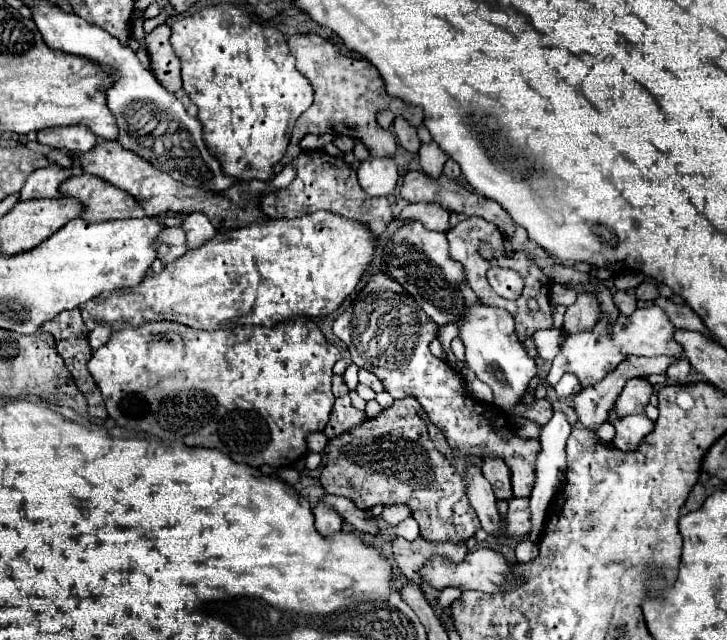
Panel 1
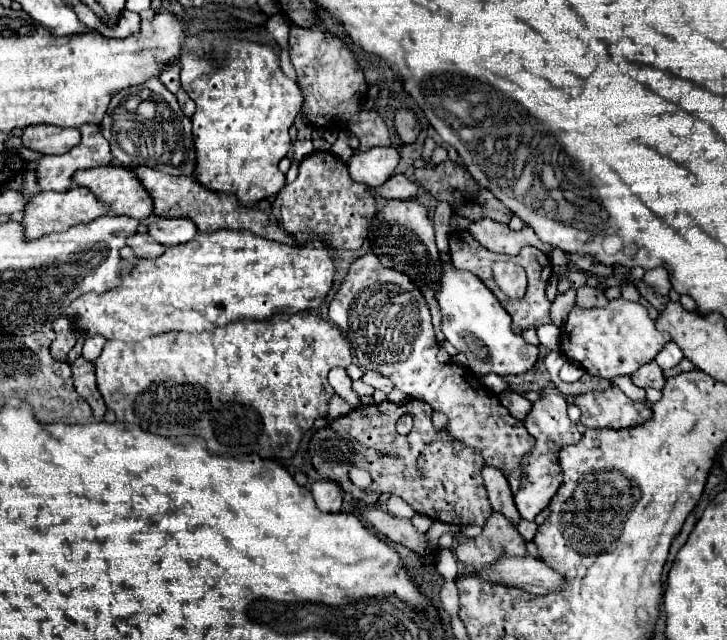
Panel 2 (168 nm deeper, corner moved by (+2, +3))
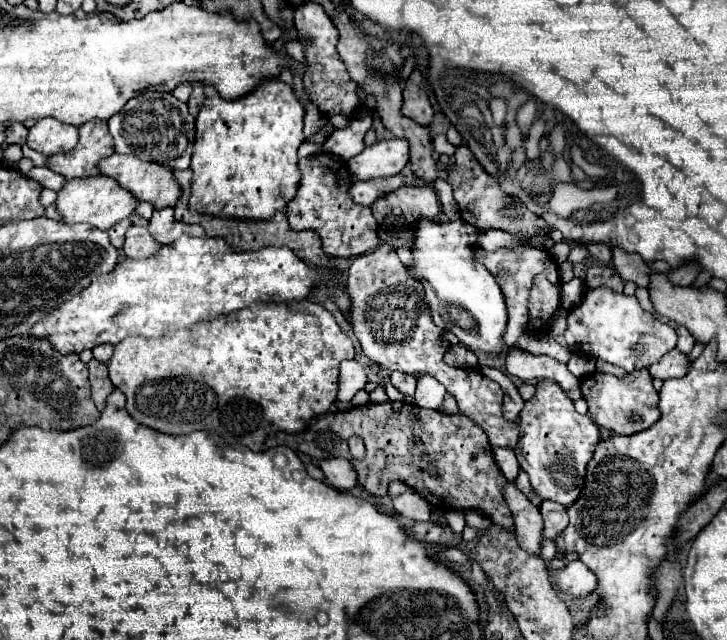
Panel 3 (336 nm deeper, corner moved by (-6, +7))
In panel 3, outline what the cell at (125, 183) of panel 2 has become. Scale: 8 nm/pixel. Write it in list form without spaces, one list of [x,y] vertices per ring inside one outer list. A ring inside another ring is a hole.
[[[113,154],[109,156],[107,160],[101,160],[99,162],[99,172],[117,180],[121,188],[129,190],[139,202],[149,202],[153,204],[155,210],[161,210],[161,208],[167,208],[167,206],[173,206],[179,196],[181,196],[181,188],[179,184],[175,182],[173,174],[169,168],[165,166],[159,166],[159,164],[151,164],[151,162],[143,162],[135,156],[121,156],[121,154]]]

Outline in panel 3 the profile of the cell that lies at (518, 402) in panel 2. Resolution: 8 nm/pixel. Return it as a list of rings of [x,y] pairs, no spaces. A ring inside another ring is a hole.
[[[479,366],[479,370],[481,370],[481,374],[483,376],[487,376],[487,378],[491,378],[491,380],[495,380],[501,388],[503,388],[503,392],[505,392],[505,402],[503,402],[503,414],[507,416],[507,420],[517,420],[519,418],[519,412],[521,412],[521,408],[523,408],[523,398],[519,396],[519,392],[517,392],[517,388],[515,388],[515,384],[503,374],[503,372],[499,372],[499,370],[495,370],[495,368],[489,368],[489,366]]]

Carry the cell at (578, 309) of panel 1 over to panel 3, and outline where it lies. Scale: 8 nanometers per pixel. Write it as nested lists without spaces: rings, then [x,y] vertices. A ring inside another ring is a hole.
[[[591,266],[585,276],[585,284],[589,288],[599,288],[607,286],[613,292],[623,292],[623,280],[611,266]]]

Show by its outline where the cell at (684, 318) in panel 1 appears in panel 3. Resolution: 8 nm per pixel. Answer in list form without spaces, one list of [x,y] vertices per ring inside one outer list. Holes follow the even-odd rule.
[[[613,248],[613,266],[617,268],[623,280],[635,282],[637,286],[649,288],[649,266],[641,260],[639,254],[629,254],[621,248]]]

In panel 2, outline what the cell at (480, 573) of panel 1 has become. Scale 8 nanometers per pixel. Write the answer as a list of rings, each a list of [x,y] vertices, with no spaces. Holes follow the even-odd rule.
[[[501,556],[495,562],[495,566],[479,572],[479,576],[483,576],[485,580],[489,578],[497,584],[521,588],[535,596],[545,596],[549,592],[557,592],[565,584],[565,578],[559,572],[555,572],[545,562],[535,560],[531,556],[525,556],[525,558]]]

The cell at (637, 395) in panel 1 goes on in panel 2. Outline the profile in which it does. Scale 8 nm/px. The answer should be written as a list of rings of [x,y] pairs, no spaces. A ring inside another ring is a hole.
[[[649,362],[647,366],[639,368],[639,372],[635,372],[631,376],[633,384],[639,386],[639,388],[657,388],[661,390],[665,386],[665,376],[663,376],[663,370],[655,364],[655,362]]]

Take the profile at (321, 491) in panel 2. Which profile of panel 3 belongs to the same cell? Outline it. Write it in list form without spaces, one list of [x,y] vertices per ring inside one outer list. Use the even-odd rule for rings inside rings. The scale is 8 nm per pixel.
[[[323,460],[321,470],[325,474],[327,484],[333,486],[337,492],[349,492],[357,484],[357,472],[349,460]]]

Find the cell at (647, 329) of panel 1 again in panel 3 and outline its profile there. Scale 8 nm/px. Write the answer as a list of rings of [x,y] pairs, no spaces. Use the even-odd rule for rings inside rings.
[[[587,288],[583,300],[569,312],[565,342],[567,342],[569,350],[575,354],[587,354],[587,356],[605,360],[609,364],[615,364],[615,366],[623,368],[625,372],[633,372],[639,368],[649,368],[651,364],[659,362],[669,350],[673,350],[677,344],[677,332],[673,326],[655,320],[647,310],[643,310],[635,296],[615,294],[609,288]]]

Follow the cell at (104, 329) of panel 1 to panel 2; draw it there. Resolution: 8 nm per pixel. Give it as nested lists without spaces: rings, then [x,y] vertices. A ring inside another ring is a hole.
[[[93,336],[93,338],[87,338],[85,340],[85,346],[83,346],[83,358],[89,360],[89,362],[95,362],[103,350],[103,344],[105,344],[105,338],[103,336]]]

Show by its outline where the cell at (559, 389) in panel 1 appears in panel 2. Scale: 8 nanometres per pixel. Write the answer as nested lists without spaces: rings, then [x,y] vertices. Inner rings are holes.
[[[569,360],[563,364],[563,368],[561,368],[561,372],[559,372],[561,380],[565,380],[565,382],[577,382],[583,374],[585,374],[585,370],[583,370],[579,364],[569,362]]]

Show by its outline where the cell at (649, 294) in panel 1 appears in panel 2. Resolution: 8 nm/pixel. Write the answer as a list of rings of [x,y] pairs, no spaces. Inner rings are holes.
[[[653,268],[653,270],[647,270],[643,280],[657,292],[657,294],[663,294],[667,296],[669,290],[671,290],[671,282],[669,282],[669,272],[665,268]]]

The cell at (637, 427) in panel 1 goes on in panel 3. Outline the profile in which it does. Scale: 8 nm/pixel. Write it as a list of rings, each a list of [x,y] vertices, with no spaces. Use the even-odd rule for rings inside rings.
[[[647,368],[635,370],[627,374],[625,378],[617,378],[613,374],[601,374],[595,372],[591,376],[581,378],[581,392],[583,398],[589,404],[589,416],[603,428],[615,432],[615,434],[635,434],[649,426],[653,426],[661,412],[657,408],[659,394],[653,388],[653,378],[647,372]]]

